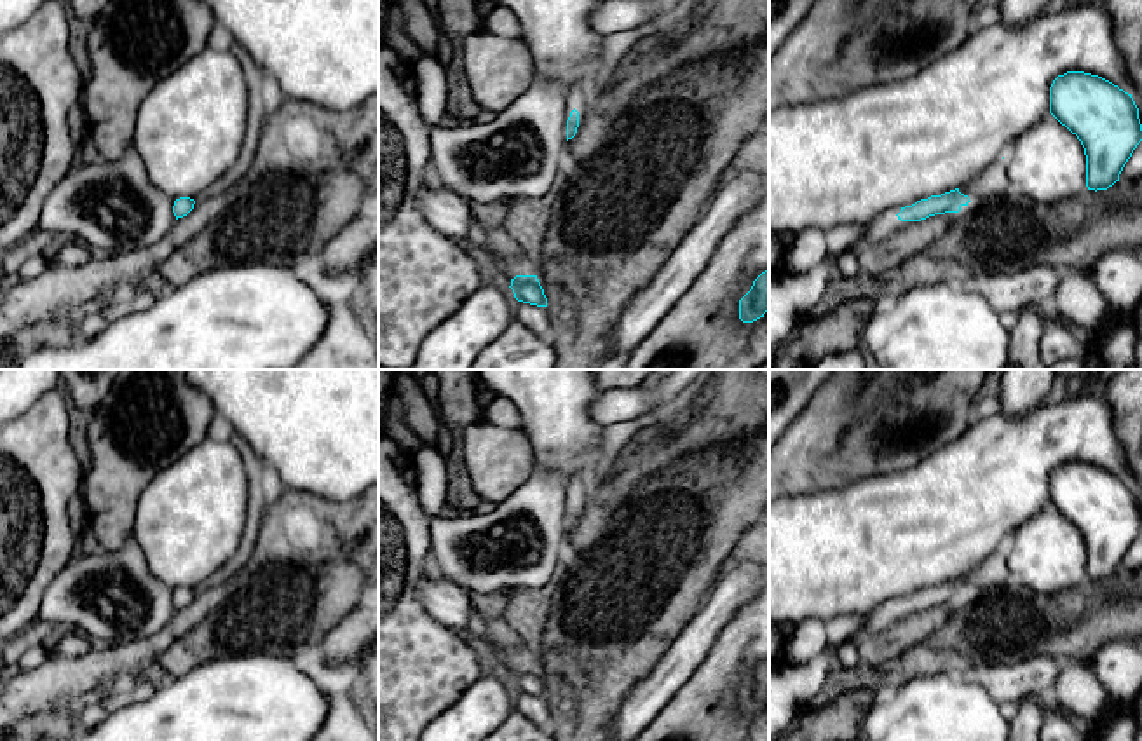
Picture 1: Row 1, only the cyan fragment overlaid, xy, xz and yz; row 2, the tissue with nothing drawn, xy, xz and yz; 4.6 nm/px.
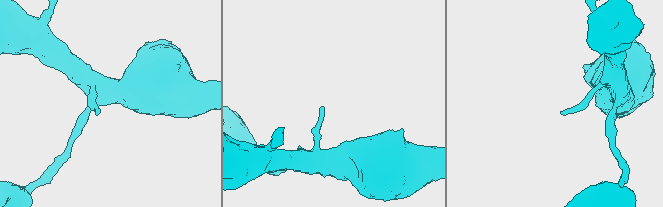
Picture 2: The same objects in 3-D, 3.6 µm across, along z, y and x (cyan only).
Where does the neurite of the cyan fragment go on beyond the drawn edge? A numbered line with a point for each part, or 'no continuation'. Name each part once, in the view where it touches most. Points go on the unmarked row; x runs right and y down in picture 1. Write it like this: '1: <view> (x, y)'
no continuation

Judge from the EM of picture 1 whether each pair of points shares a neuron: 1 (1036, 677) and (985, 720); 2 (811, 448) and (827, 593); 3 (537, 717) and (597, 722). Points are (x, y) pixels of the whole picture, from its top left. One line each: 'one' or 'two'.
1: two
2: two
3: two

